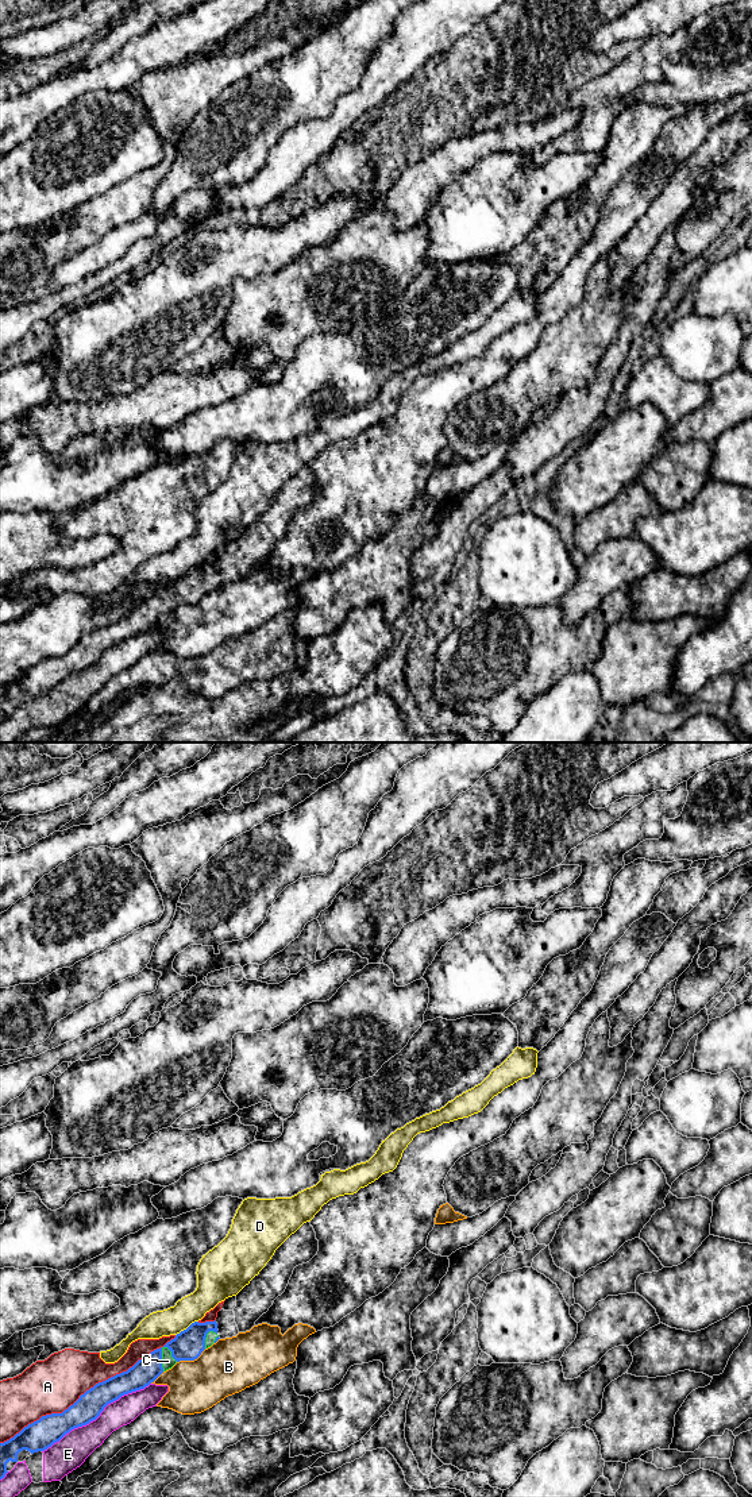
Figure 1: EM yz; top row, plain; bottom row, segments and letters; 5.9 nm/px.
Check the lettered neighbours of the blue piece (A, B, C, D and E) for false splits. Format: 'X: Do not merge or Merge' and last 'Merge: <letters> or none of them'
A: Do not merge
B: Do not merge
C: Merge
D: Do not merge
E: Do not merge
Merge: C

